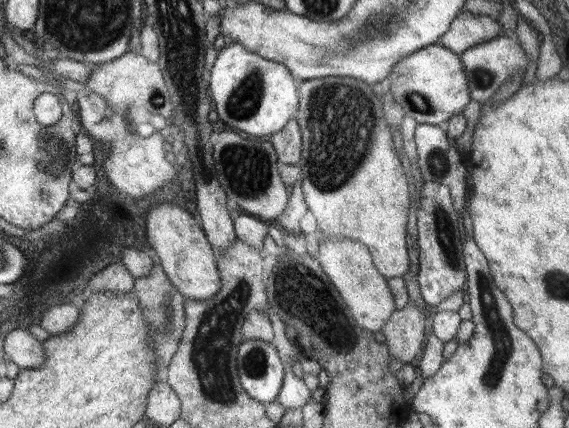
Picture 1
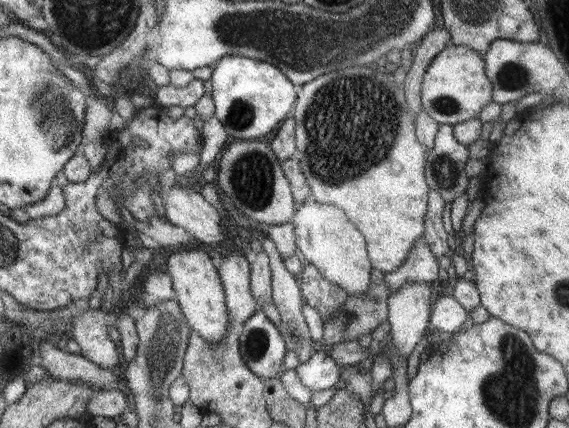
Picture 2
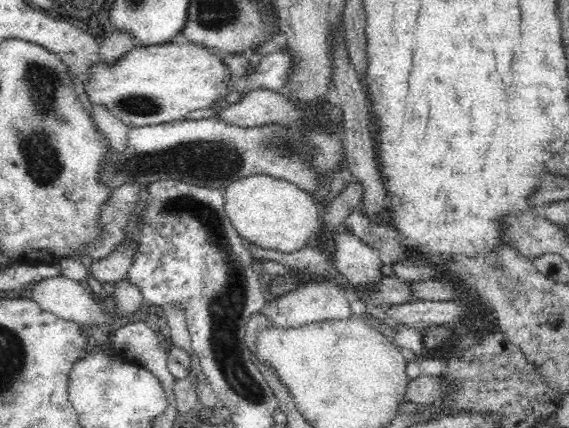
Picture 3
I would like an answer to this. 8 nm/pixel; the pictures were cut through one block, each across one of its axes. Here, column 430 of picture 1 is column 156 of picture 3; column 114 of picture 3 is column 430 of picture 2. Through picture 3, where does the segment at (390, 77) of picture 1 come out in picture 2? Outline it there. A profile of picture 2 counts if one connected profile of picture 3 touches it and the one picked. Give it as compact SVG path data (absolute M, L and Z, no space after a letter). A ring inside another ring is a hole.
M448 43L429 62L420 82L422 110L438 125L454 125L478 118L479 111L491 101L491 87L485 76L481 55L467 46Z

